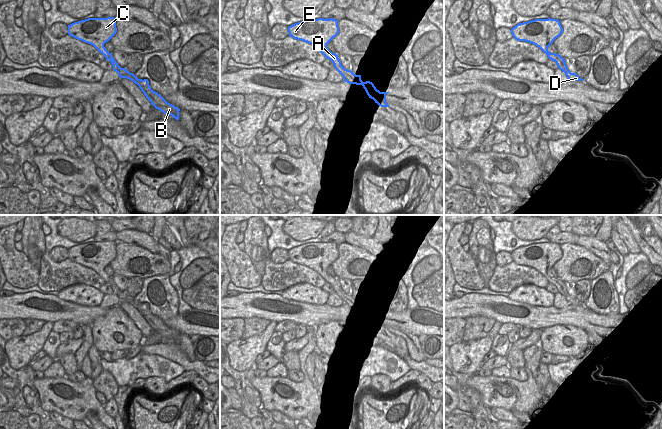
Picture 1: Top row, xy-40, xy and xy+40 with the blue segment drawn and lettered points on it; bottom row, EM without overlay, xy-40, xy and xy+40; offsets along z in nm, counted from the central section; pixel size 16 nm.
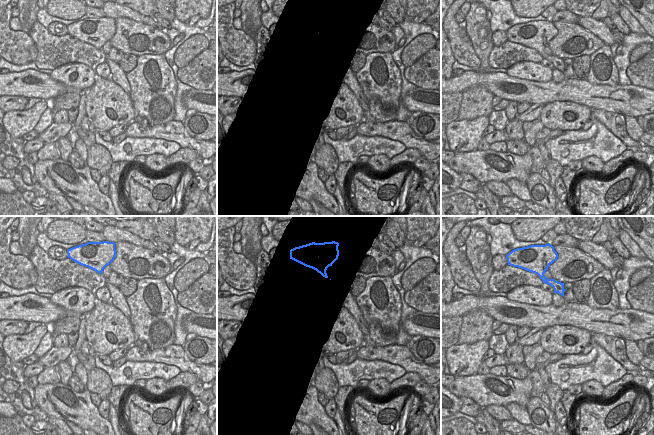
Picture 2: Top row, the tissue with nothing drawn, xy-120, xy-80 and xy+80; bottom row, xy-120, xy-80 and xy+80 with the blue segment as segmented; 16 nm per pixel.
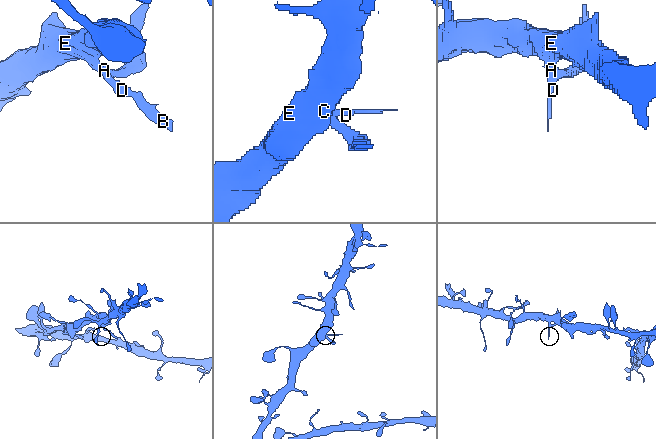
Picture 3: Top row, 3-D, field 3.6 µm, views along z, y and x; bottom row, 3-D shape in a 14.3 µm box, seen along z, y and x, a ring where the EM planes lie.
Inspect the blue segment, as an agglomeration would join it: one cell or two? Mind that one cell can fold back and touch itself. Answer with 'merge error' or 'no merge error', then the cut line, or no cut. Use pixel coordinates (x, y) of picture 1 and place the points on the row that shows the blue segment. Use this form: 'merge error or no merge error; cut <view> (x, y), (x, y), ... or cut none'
no merge error; cut none

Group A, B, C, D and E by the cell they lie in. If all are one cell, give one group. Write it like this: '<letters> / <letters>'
A B C D E

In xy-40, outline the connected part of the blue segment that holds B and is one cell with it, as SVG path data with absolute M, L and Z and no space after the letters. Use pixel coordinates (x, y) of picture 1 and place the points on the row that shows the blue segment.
M88 18L68 25L68 34L78 40L93 45L106 60L109 60L120 78L127 78L139 86L146 98L151 104L161 112L171 115L176 120L179 120L178 107L168 103L160 94L153 91L147 79L138 79L133 73L130 73L126 68L121 68L118 63L109 53L104 44L108 42L117 32L117 18Z

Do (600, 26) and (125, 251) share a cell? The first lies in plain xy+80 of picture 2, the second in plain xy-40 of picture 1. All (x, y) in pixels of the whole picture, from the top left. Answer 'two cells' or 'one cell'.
two cells

